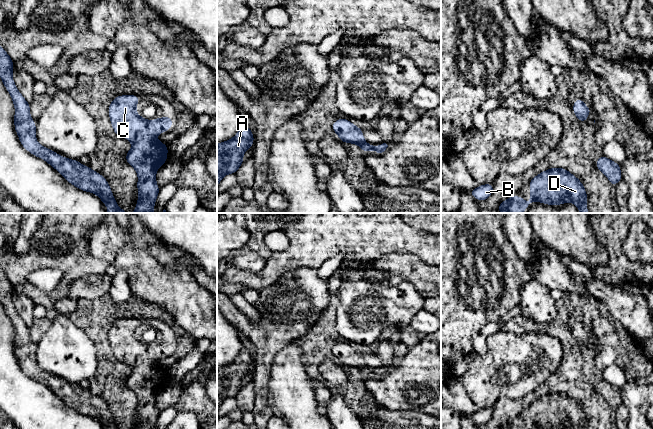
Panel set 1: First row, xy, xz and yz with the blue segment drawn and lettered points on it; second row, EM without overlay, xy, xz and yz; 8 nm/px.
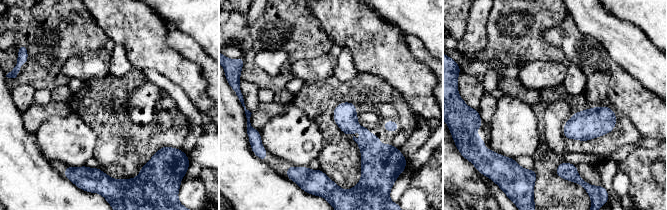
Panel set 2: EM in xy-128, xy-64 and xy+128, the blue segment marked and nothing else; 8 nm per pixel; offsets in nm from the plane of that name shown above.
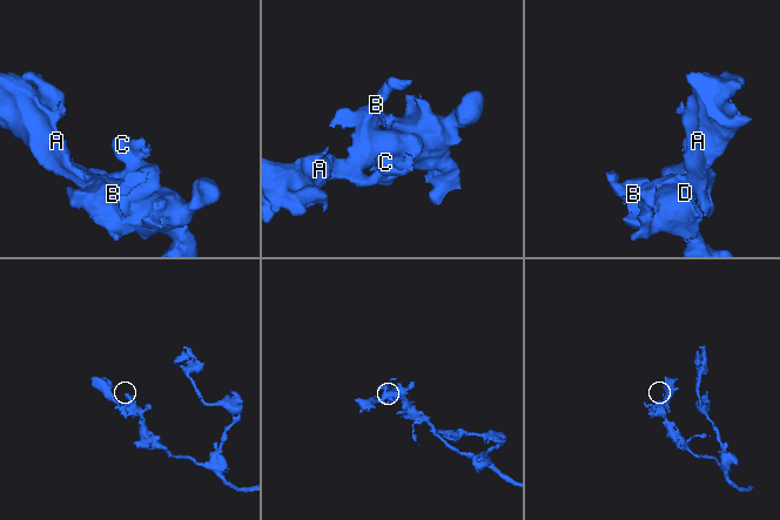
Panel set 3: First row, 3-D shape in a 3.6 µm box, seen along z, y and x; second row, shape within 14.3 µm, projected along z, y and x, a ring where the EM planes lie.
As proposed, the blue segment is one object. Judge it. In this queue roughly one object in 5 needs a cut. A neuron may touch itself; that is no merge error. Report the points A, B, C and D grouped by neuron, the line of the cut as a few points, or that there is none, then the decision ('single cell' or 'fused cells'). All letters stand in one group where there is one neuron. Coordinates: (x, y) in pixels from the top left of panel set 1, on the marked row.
A B C D; no cut; single cell

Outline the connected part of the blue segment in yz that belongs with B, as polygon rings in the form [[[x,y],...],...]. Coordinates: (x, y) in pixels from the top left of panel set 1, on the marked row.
[[[494,183],[483,184],[475,189],[469,190],[469,193],[477,200],[484,201],[487,200],[493,192]]]

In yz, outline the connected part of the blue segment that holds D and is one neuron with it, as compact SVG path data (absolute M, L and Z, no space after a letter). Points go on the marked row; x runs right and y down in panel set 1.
M554 166L544 170L532 178L529 184L529 203L524 202L522 195L514 195L502 201L497 210L501 213L523 213L535 201L552 206L572 202L580 213L590 213L586 209L588 197L583 183L565 168Z

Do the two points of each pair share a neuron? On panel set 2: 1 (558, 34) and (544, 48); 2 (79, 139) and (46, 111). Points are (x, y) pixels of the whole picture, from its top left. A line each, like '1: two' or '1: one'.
1: two
2: two

